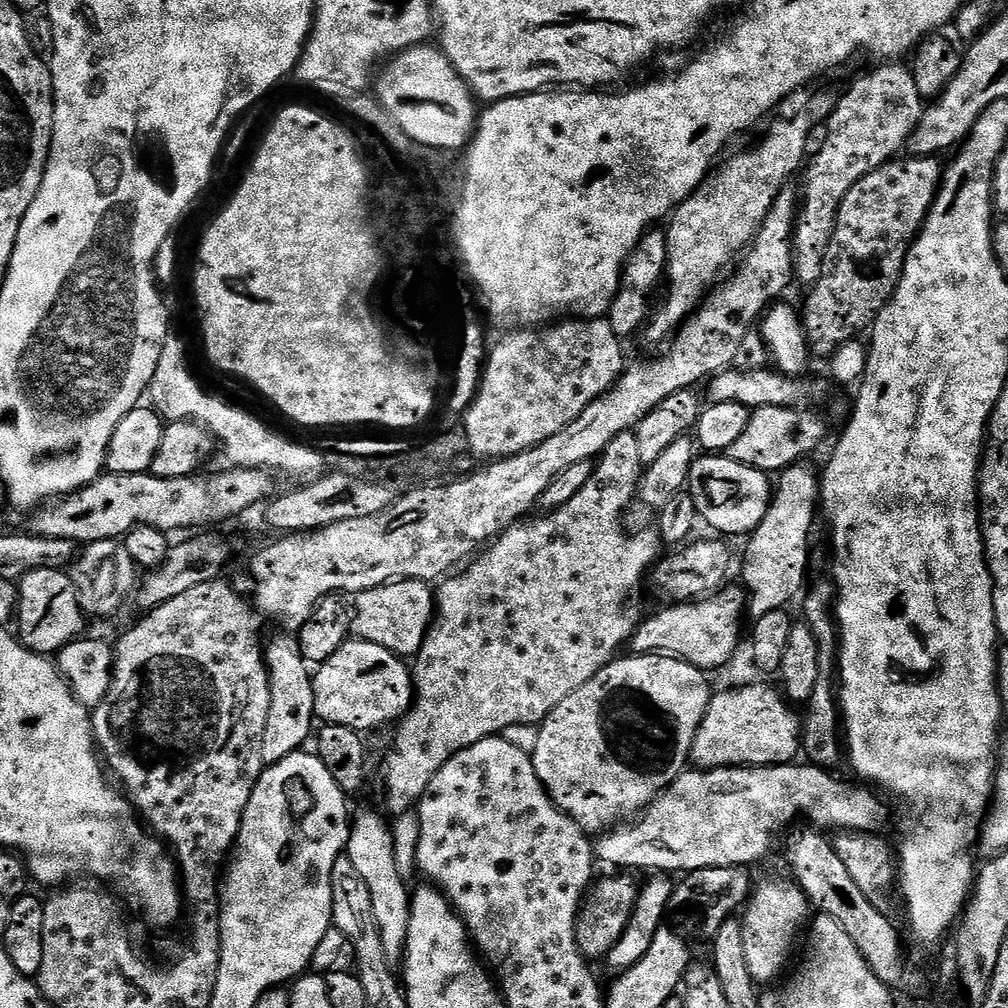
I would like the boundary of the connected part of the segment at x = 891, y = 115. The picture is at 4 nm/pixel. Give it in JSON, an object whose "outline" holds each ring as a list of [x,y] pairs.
{"outline":[[[884,62],[878,66],[858,77],[848,93],[837,99],[836,108],[826,121],[828,137],[820,153],[813,160],[811,157],[807,165],[808,189],[802,192],[794,233],[794,276],[804,286],[816,284],[824,273],[824,260],[842,198],[846,198],[854,182],[889,160],[897,159],[903,153],[900,151],[909,147],[914,130],[924,116],[926,98],[918,90],[911,67],[902,62]]]}

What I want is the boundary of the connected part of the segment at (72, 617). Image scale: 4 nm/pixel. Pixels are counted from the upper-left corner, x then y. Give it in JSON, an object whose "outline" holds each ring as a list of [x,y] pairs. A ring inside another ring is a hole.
{"outline":[[[43,568],[34,570],[19,580],[18,625],[20,624],[20,632],[18,631],[18,639],[24,647],[41,654],[59,653],[61,648],[83,633],[80,631],[84,628],[84,620],[86,621],[86,613],[80,604],[80,594],[67,571],[59,568]]]}

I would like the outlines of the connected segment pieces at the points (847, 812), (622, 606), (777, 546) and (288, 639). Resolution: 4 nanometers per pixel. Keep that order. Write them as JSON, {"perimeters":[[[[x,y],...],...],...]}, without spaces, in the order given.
{"perimeters":[[[[793,762],[790,764],[770,764],[767,768],[754,768],[745,766],[742,768],[706,768],[703,770],[686,770],[674,781],[669,788],[665,788],[663,792],[657,796],[653,804],[648,805],[644,809],[642,815],[635,822],[629,823],[627,826],[617,826],[601,835],[594,844],[594,856],[597,861],[600,860],[604,864],[613,864],[616,870],[636,870],[632,868],[645,868],[648,874],[673,874],[672,872],[680,872],[679,874],[687,874],[694,870],[702,870],[703,868],[739,868],[741,866],[752,866],[755,860],[760,860],[772,848],[772,839],[775,838],[776,832],[780,832],[787,826],[791,820],[796,820],[799,816],[805,816],[809,825],[815,826],[820,830],[826,828],[836,828],[835,830],[843,830],[846,832],[876,832],[879,824],[887,818],[888,812],[884,809],[884,804],[871,792],[873,789],[868,786],[861,786],[859,783],[852,784],[847,788],[838,777],[832,776],[831,771],[816,767],[811,762]]],[[[635,431],[618,434],[618,438],[614,438],[614,442],[610,442],[610,446],[604,452],[604,455],[595,461],[592,470],[592,476],[586,482],[586,486],[582,486],[582,490],[578,490],[578,494],[574,494],[574,498],[570,498],[570,502],[566,502],[560,508],[551,509],[551,511],[549,511],[547,514],[540,514],[544,516],[538,517],[537,520],[532,520],[533,518],[524,518],[513,524],[511,528],[508,528],[505,530],[505,532],[501,532],[495,540],[491,541],[491,543],[489,543],[487,547],[483,549],[482,554],[477,555],[475,559],[473,559],[471,563],[469,563],[467,567],[463,569],[463,571],[461,571],[459,574],[449,575],[447,579],[445,579],[443,583],[441,583],[439,587],[435,589],[434,619],[432,626],[429,628],[426,638],[422,642],[420,651],[417,652],[414,657],[414,663],[416,663],[416,665],[413,663],[410,668],[410,671],[414,677],[414,703],[412,707],[408,709],[403,719],[399,721],[398,727],[400,727],[400,729],[397,730],[396,737],[394,737],[392,740],[392,749],[390,749],[388,752],[388,761],[386,761],[384,764],[385,809],[383,808],[383,811],[387,813],[389,817],[395,818],[397,816],[405,816],[406,813],[413,811],[413,809],[419,805],[420,799],[426,794],[426,786],[430,781],[432,781],[432,776],[434,774],[438,774],[438,770],[442,770],[442,766],[446,762],[450,762],[450,758],[454,758],[454,754],[458,754],[464,748],[474,746],[474,742],[482,742],[483,740],[487,740],[490,736],[503,734],[510,726],[518,726],[519,724],[534,724],[539,726],[543,724],[544,719],[546,719],[548,715],[550,715],[550,713],[552,713],[555,708],[558,707],[561,702],[563,702],[563,700],[570,698],[570,694],[574,690],[578,690],[578,686],[586,686],[586,682],[590,682],[590,678],[594,678],[594,674],[598,674],[606,665],[612,663],[614,657],[617,655],[617,653],[619,653],[616,651],[618,651],[619,648],[623,646],[623,644],[625,647],[625,645],[631,641],[632,635],[636,633],[636,625],[639,624],[642,619],[642,612],[639,612],[639,610],[636,608],[628,608],[628,603],[630,603],[631,600],[635,598],[636,591],[639,590],[640,583],[642,583],[644,580],[644,575],[646,575],[647,572],[649,575],[649,573],[653,571],[654,565],[661,559],[662,556],[662,551],[660,552],[660,540],[662,544],[662,536],[655,527],[653,527],[654,529],[648,528],[645,530],[645,532],[632,533],[628,533],[627,530],[624,529],[624,511],[626,511],[627,508],[631,506],[632,499],[634,499],[636,496],[636,491],[638,493],[641,491],[642,477],[645,471],[645,465],[642,464],[642,454],[638,454],[638,438],[636,437]]],[[[804,462],[792,464],[779,473],[766,518],[762,518],[760,525],[747,537],[742,584],[746,589],[746,608],[753,617],[770,614],[770,610],[787,609],[788,603],[805,591],[808,539],[812,536],[812,523],[816,520],[816,512],[818,516],[821,503],[821,477],[817,473],[815,476],[806,465]]],[[[292,634],[280,635],[284,636],[274,637],[269,644],[267,641],[263,649],[272,698],[270,710],[266,714],[266,730],[262,734],[262,758],[265,765],[277,764],[282,762],[282,758],[301,751],[307,745],[304,743],[313,739],[312,724],[317,723],[310,665],[302,654],[299,639]]]]}

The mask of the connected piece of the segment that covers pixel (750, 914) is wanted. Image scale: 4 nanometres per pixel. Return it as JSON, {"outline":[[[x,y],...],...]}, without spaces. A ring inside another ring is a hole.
{"outline":[[[791,879],[768,880],[765,884],[755,885],[743,909],[744,914],[742,912],[742,939],[746,949],[746,966],[750,969],[750,978],[754,978],[757,985],[771,985],[785,975],[784,967],[792,956],[792,947],[795,946],[800,931],[802,936],[809,927],[808,910],[810,911],[810,903],[807,894]]]}

